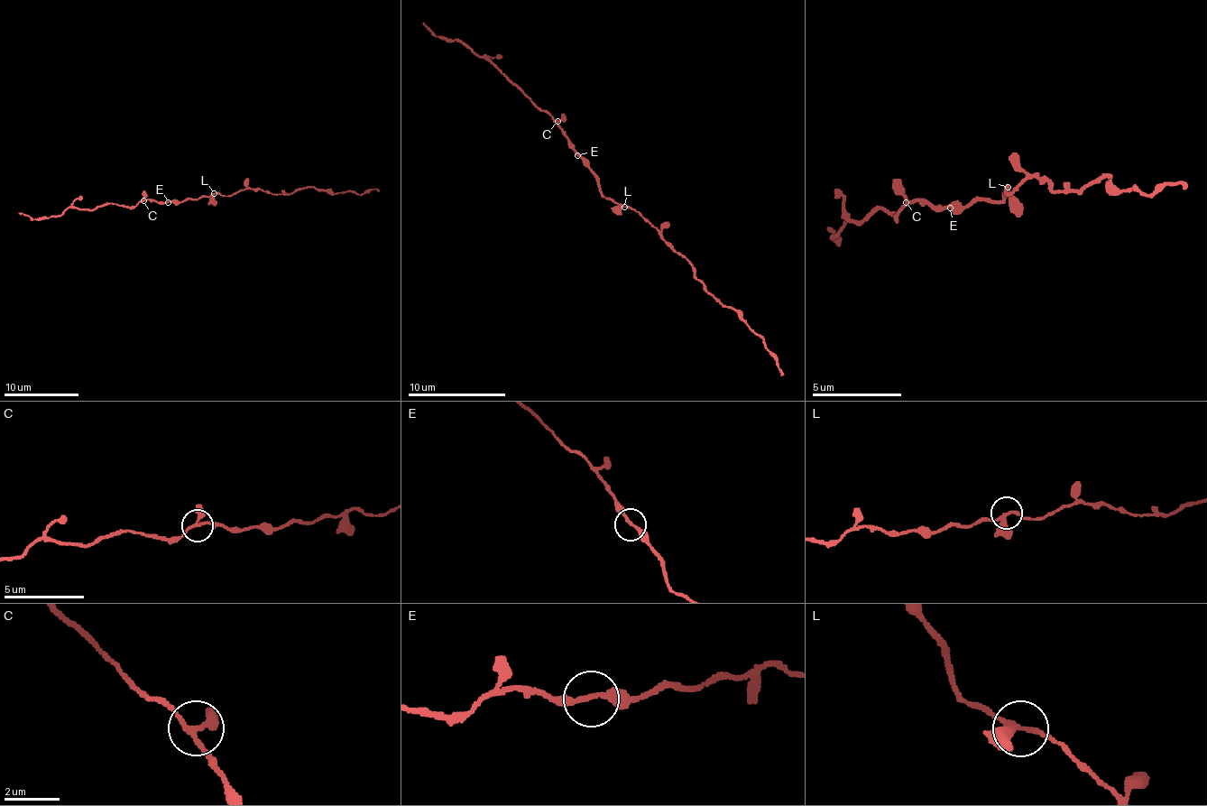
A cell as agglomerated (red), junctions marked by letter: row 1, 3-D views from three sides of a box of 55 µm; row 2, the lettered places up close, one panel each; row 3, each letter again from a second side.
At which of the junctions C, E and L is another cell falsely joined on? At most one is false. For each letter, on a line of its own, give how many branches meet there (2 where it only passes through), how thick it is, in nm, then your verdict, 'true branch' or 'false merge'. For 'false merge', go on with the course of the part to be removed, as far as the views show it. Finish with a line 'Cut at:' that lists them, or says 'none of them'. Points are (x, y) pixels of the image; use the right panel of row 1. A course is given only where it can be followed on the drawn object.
C: branches 3; calibre 200 nm; true branch
E: branches 2; calibre 220 nm; true branch
L: branches 3; calibre 220 nm; true branch
Cut at: none of them

